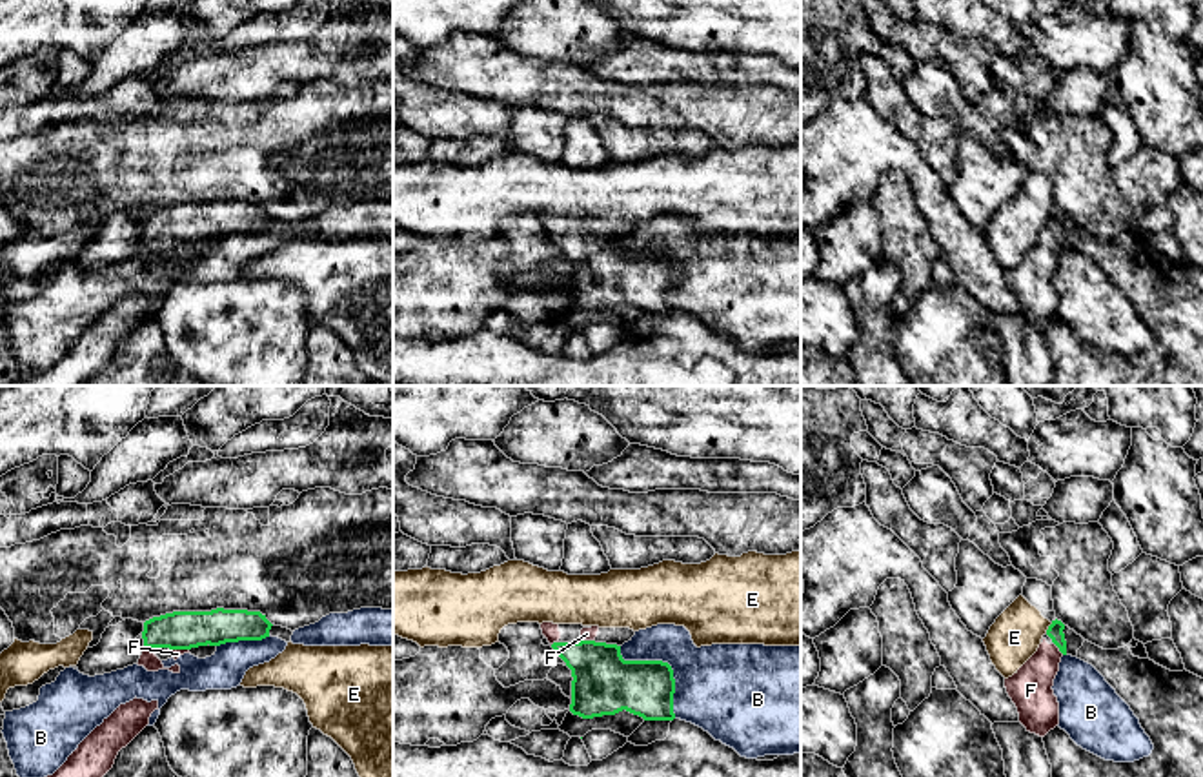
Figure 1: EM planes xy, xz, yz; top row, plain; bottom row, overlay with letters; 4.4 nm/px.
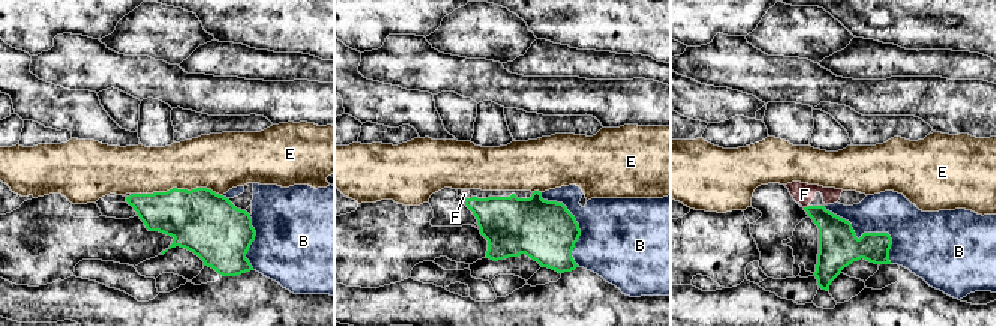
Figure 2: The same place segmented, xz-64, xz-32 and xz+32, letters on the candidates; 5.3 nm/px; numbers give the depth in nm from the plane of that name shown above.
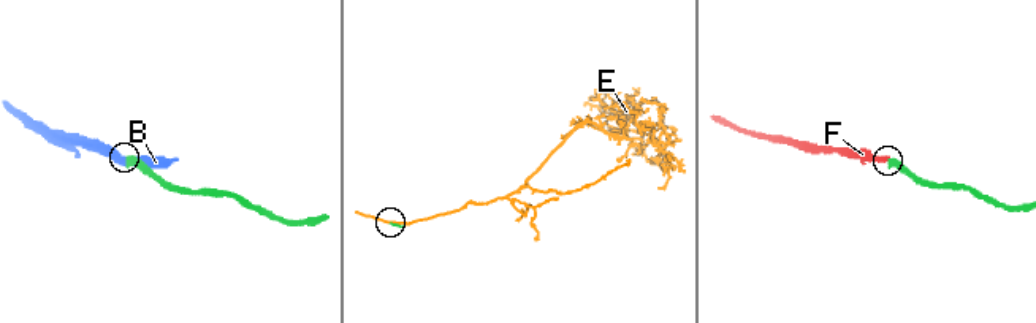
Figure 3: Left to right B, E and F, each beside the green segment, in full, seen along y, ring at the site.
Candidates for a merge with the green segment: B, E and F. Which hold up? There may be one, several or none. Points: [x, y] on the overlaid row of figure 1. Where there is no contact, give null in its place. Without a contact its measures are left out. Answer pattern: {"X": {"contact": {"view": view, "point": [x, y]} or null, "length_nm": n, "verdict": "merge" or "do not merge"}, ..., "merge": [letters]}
{"B": {"contact": {"view": "xz", "point": [667, 663]}, "length_nm": 400, "verdict": "do not merge"}, "E": {"contact": {"view": "yz", "point": [1049, 628]}, "length_nm": 60, "verdict": "do not merge"}, "F": {"contact": {"view": "xz", "point": [588, 641]}, "length_nm": 60, "verdict": "merge"}, "merge": ["F"]}

